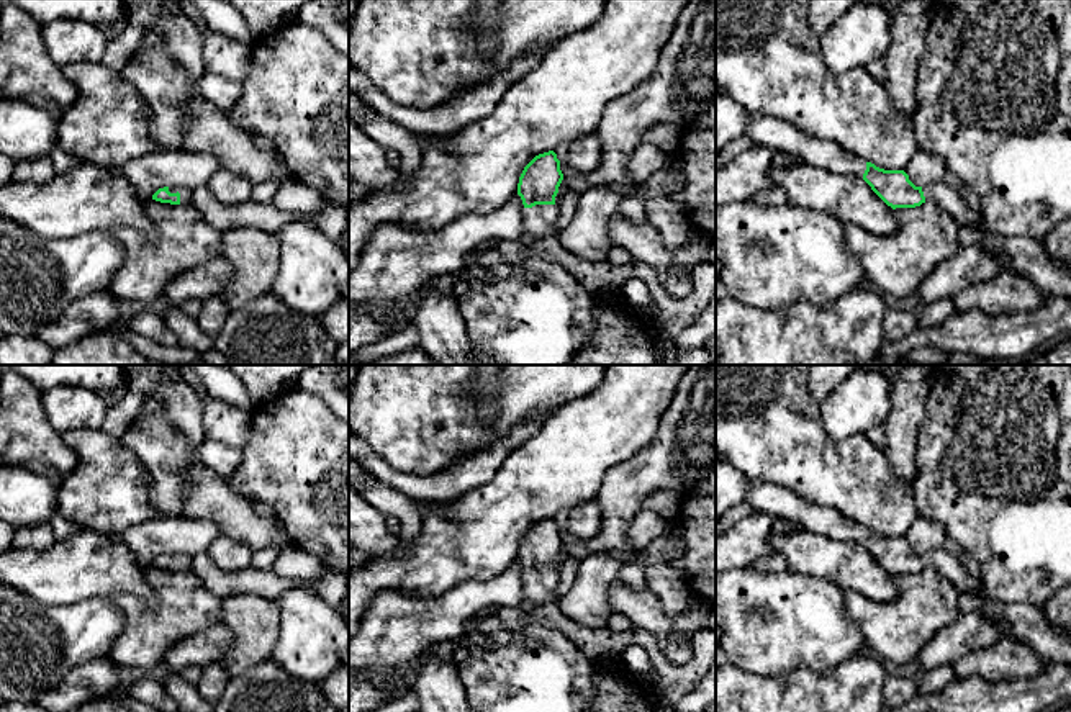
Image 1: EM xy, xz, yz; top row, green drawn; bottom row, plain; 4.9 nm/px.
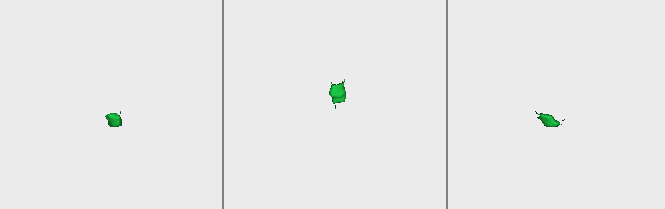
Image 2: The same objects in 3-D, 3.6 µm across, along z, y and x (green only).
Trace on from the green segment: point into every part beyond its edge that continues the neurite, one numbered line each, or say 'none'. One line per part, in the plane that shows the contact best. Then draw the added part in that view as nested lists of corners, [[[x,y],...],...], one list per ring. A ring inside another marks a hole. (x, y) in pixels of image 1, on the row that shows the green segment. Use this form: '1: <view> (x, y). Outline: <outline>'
1: xz (539, 221). Outline: [[[536,205],[524,208],[522,231],[534,236],[537,241],[552,237],[557,234],[555,223],[558,218],[557,205]]]
2: yz (768, 131). Outline: [[[748,113],[747,136],[758,146],[793,154],[801,162],[824,167],[835,173],[863,178],[866,170],[865,159],[847,152],[832,141],[811,136],[786,119]]]

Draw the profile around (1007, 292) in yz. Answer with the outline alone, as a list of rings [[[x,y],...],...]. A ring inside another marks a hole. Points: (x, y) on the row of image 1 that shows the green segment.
[[[1004,268],[994,278],[961,291],[953,301],[960,313],[979,309],[989,314],[1028,313],[1040,308],[1051,295],[1028,278]]]

